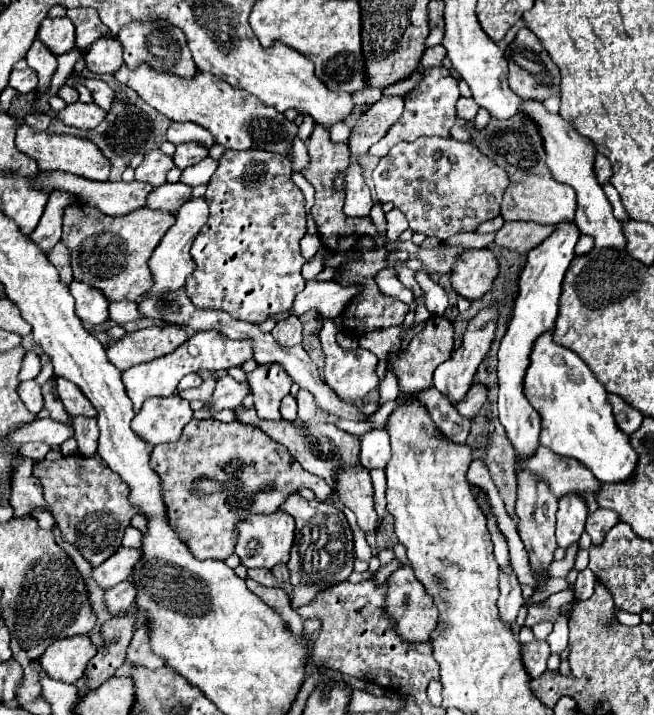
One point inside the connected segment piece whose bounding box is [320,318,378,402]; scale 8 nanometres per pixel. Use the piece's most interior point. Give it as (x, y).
(351, 374)

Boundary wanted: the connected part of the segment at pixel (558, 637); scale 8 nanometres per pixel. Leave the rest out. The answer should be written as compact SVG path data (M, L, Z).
M558 616L554 622L554 630L552 634L546 638L550 650L554 654L560 654L566 646L568 646L568 618L566 616Z

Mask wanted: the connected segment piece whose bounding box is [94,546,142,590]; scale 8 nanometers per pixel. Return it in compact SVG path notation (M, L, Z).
M120 546L114 556L110 556L104 564L94 568L94 578L102 588L112 588L122 580L128 580L132 576L132 570L136 562L140 560L142 550L140 548L126 548Z

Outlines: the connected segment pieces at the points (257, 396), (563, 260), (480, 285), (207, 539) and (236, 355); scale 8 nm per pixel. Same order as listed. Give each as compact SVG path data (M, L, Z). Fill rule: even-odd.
M278 364L258 366L248 374L248 384L252 388L256 412L264 420L280 418L280 400L290 394L292 378Z
M564 222L556 226L556 234L552 234L548 242L542 242L536 250L532 250L532 254L528 254L526 268L520 276L520 292L514 304L514 314L500 342L498 410L500 410L500 422L506 428L506 434L518 458L528 458L528 454L534 454L538 446L538 436L540 436L540 416L536 414L532 404L526 400L522 392L522 380L530 364L530 352L536 338L548 330L554 330L554 322L558 316L558 298L562 292L562 278L574 258L574 246L578 238L580 238L580 232L576 232L574 222Z
M488 248L466 250L452 270L452 286L466 300L480 300L498 276L498 260Z
M190 420L176 442L154 446L150 468L160 478L170 524L198 560L224 560L234 554L236 522L250 512L278 512L282 502L304 486L322 502L334 494L332 486L308 474L284 446L240 422Z
M208 330L208 332L196 332L192 338L188 338L182 346L178 346L172 354L166 354L158 360L146 362L146 364L138 364L134 368L128 368L126 372L122 372L122 382L126 386L126 394L130 396L130 400L134 402L134 412L138 412L144 404L144 400L154 398L154 396L172 396L178 382L192 372L198 370L210 370L210 372L218 372L218 370L228 370L232 366L240 366L242 362L252 358L252 348L250 342L240 342L240 340L228 340L222 334Z

